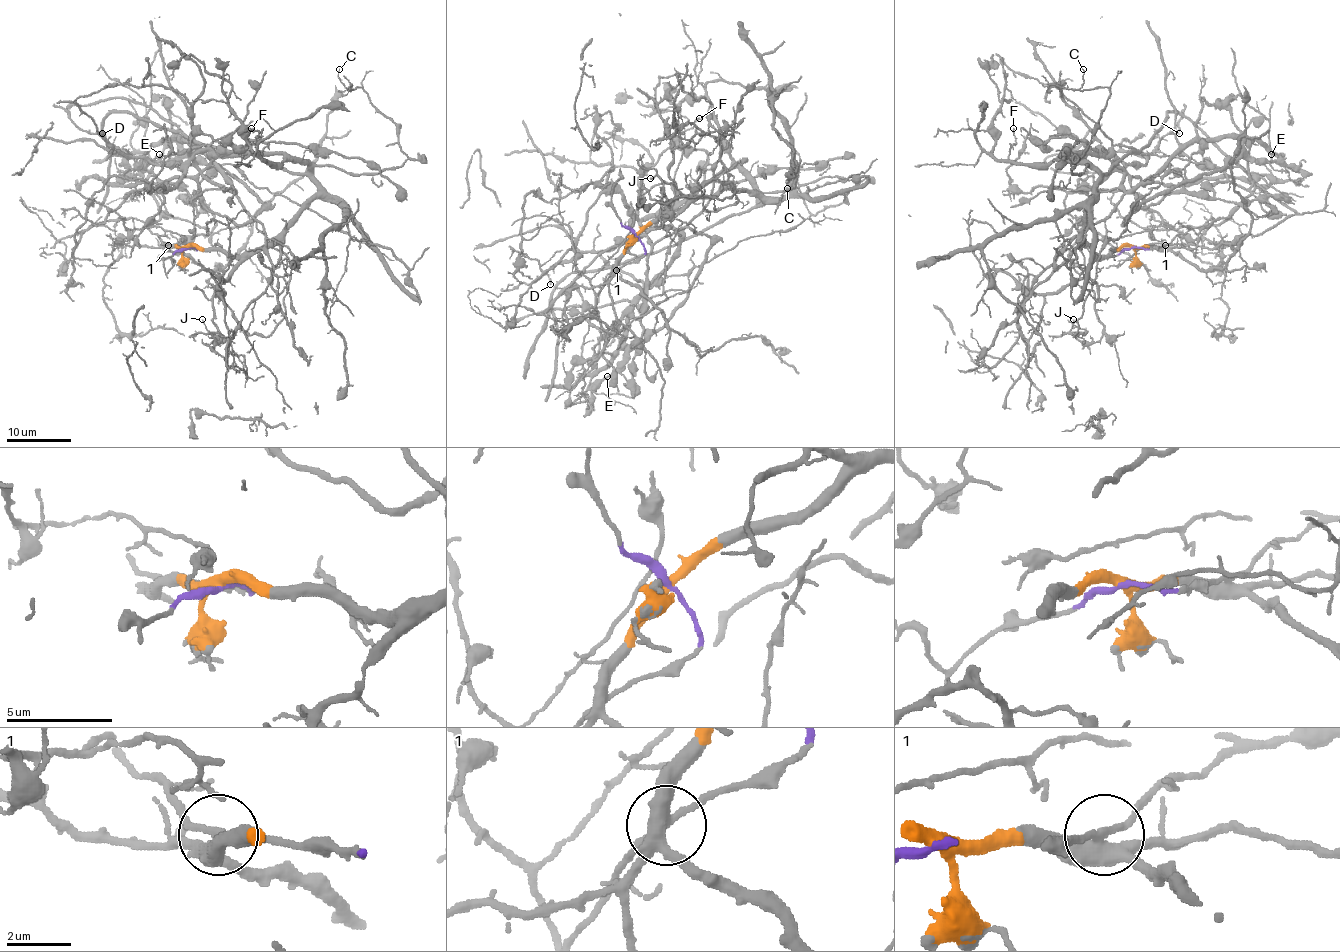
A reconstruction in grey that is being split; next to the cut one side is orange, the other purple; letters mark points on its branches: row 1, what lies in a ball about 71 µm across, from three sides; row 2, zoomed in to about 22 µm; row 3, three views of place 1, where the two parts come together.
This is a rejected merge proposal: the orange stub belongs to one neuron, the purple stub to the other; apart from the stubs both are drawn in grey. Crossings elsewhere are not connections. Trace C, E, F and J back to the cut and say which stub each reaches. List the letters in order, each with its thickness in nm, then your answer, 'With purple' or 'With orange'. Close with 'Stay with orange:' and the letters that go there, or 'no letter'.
C: Thickness 100 nm. With orange
E: Thickness 150 nm. With purple
F: Thickness 160 nm. With orange
J: Thickness 140 nm. With orange
Stay with orange: C, F, J

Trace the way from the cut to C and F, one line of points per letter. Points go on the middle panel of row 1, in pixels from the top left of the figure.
C: (635, 236), (730, 188), (755, 191), (762, 204), (765, 192), (832, 176), (855, 186), (815, 215), (787, 188)
F: (635, 236), (723, 189), (755, 191), (765, 200), (731, 155), (717, 119), (699, 119)

